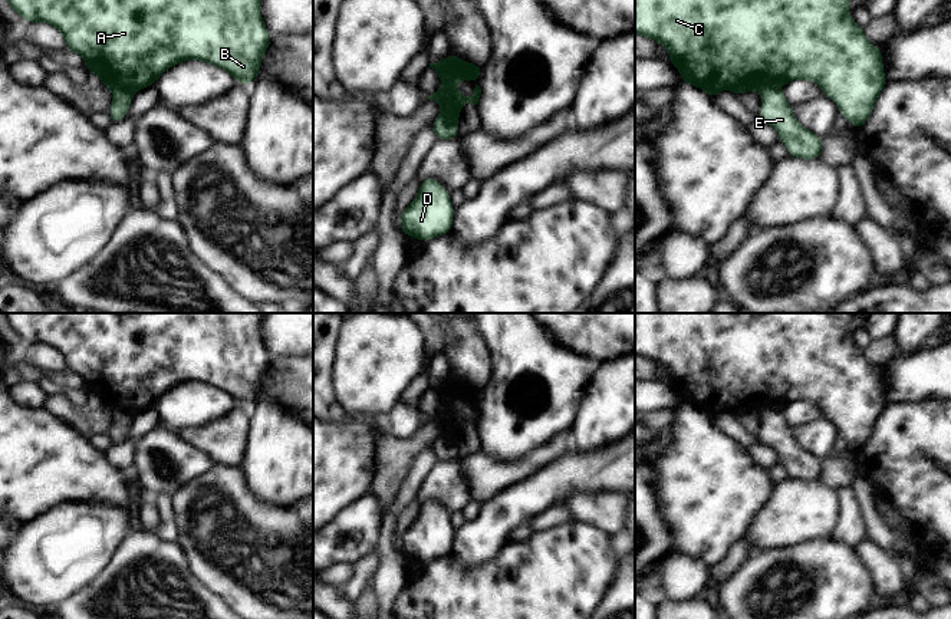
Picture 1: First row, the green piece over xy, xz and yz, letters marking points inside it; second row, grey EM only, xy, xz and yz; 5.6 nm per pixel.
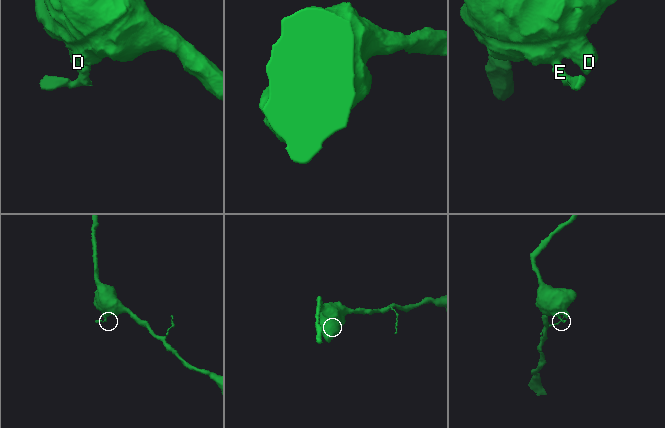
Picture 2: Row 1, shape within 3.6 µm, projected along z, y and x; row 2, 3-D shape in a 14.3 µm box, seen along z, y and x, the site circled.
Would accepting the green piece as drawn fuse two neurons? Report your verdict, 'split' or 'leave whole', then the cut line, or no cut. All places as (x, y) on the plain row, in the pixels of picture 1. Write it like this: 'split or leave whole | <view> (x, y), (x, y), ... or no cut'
split | xz (437, 438), (446, 440), (457, 450)

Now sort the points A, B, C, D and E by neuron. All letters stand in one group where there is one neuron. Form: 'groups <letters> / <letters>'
groups A B C D / E

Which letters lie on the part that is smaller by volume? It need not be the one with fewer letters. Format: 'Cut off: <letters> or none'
Cut off: E

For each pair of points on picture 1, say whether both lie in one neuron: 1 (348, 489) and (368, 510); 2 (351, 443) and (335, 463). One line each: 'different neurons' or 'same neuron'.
1: different neurons
2: same neuron

